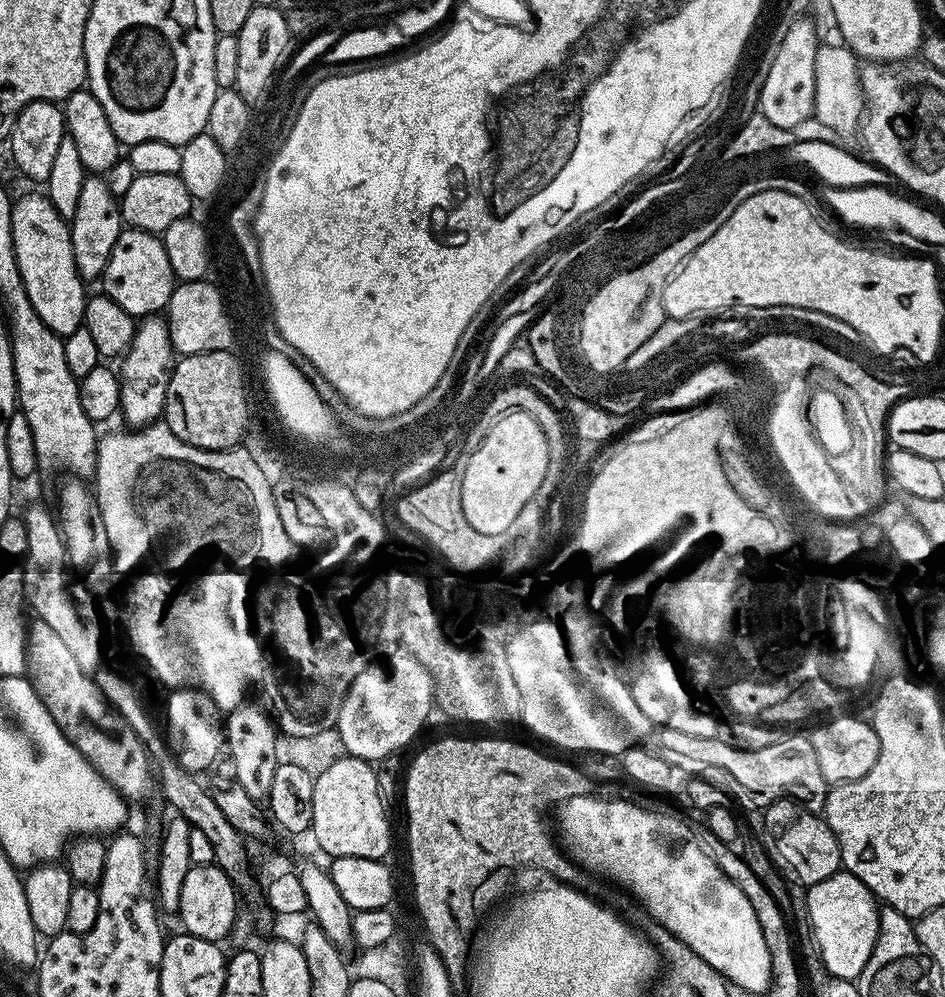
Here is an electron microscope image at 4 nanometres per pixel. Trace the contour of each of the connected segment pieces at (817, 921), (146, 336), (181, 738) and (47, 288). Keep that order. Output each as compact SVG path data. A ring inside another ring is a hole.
M843 870L835 872L830 878L808 888L808 913L812 923L812 935L829 977L832 980L859 981L866 962L870 962L870 954L874 950L880 925L880 908L872 891L854 874Z
M153 314L145 316L136 325L136 333L130 342L127 352L119 361L118 375L120 378L120 410L125 425L133 429L147 428L163 417L166 402L166 386L172 377L174 353L168 337L167 319Z
M180 686L173 692L176 693L168 700L168 718L164 721L169 748L183 769L193 774L202 774L200 772L215 762L219 752L221 755L226 744L222 709L201 688Z
M28 192L25 196L17 195L12 205L10 223L14 225L14 254L18 258L18 270L22 270L22 282L26 282L26 294L30 294L30 302L34 302L34 310L38 310L38 318L50 326L50 330L60 337L74 334L84 323L84 301L86 299L86 281L78 274L78 266L74 266L74 250L72 249L72 230L69 221L63 220L54 210L47 195Z

